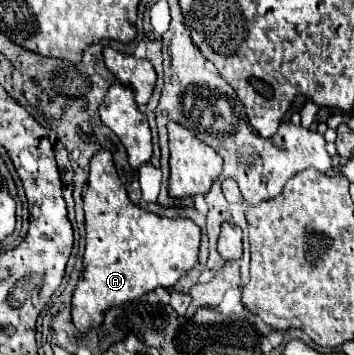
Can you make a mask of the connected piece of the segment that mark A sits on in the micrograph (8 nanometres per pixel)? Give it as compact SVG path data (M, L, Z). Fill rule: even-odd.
M98 151L90 161L84 213L84 271L72 295L72 321L82 333L98 329L104 311L114 305L132 301L156 287L174 287L174 283L198 261L198 225L190 219L160 217L134 205L116 173L110 151Z

